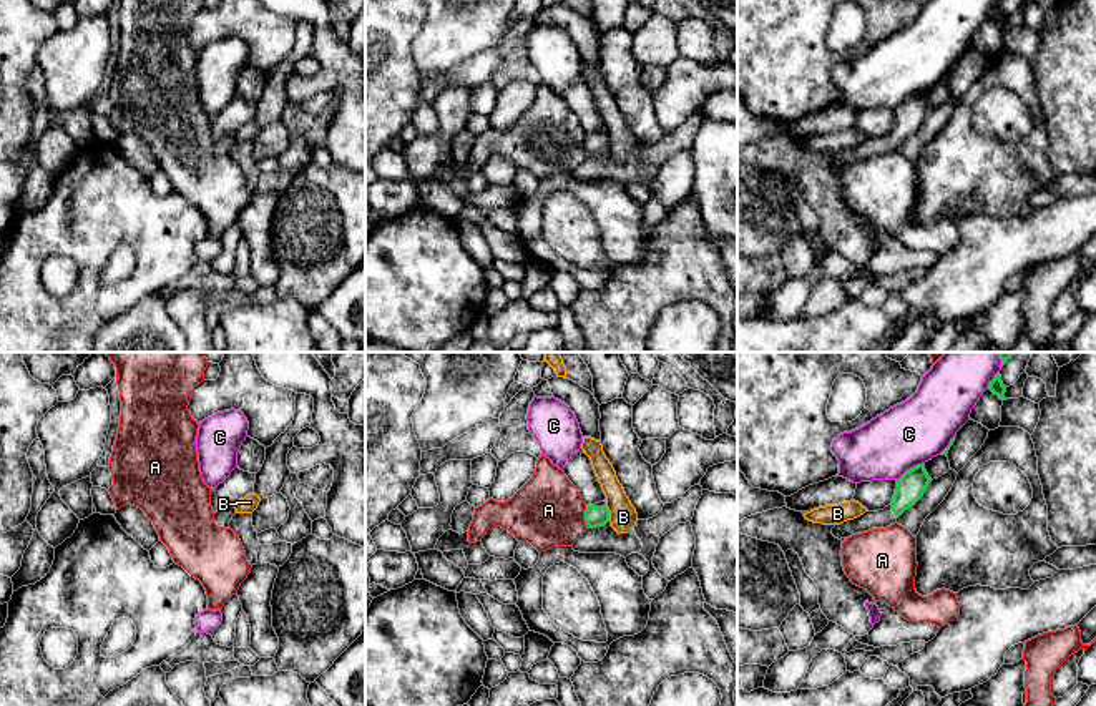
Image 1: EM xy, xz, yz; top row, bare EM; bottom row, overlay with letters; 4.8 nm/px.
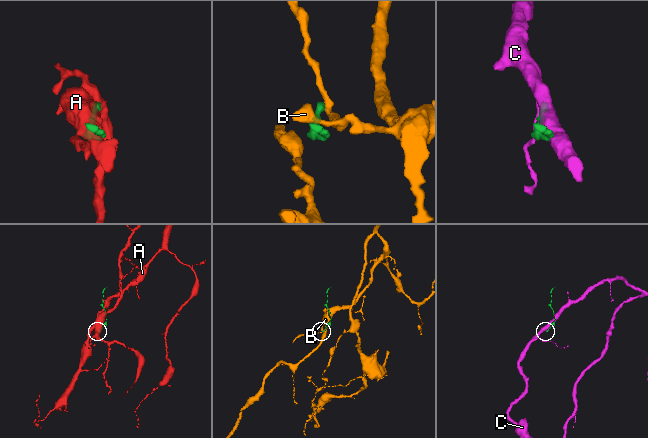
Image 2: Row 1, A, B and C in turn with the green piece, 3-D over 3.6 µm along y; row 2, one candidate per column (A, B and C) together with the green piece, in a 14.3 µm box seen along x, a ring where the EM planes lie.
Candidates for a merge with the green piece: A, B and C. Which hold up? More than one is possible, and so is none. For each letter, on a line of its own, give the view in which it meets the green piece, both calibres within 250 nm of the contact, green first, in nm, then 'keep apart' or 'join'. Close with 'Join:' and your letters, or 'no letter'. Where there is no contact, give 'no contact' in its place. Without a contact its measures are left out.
A: xz | 100/340 nm | keep apart
B: xz | 100/140 nm | keep apart
C: yz | 140/320 nm | keep apart
Join: no letter

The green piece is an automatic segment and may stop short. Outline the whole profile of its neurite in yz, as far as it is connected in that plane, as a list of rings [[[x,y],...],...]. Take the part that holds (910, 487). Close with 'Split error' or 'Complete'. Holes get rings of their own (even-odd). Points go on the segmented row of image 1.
[[[923,463],[910,468],[897,480],[895,495],[888,507],[878,512],[865,512],[854,520],[835,525],[832,528],[832,535],[840,540],[872,528],[890,527],[905,510],[923,497],[930,482],[932,478],[928,477]]]. Split error

